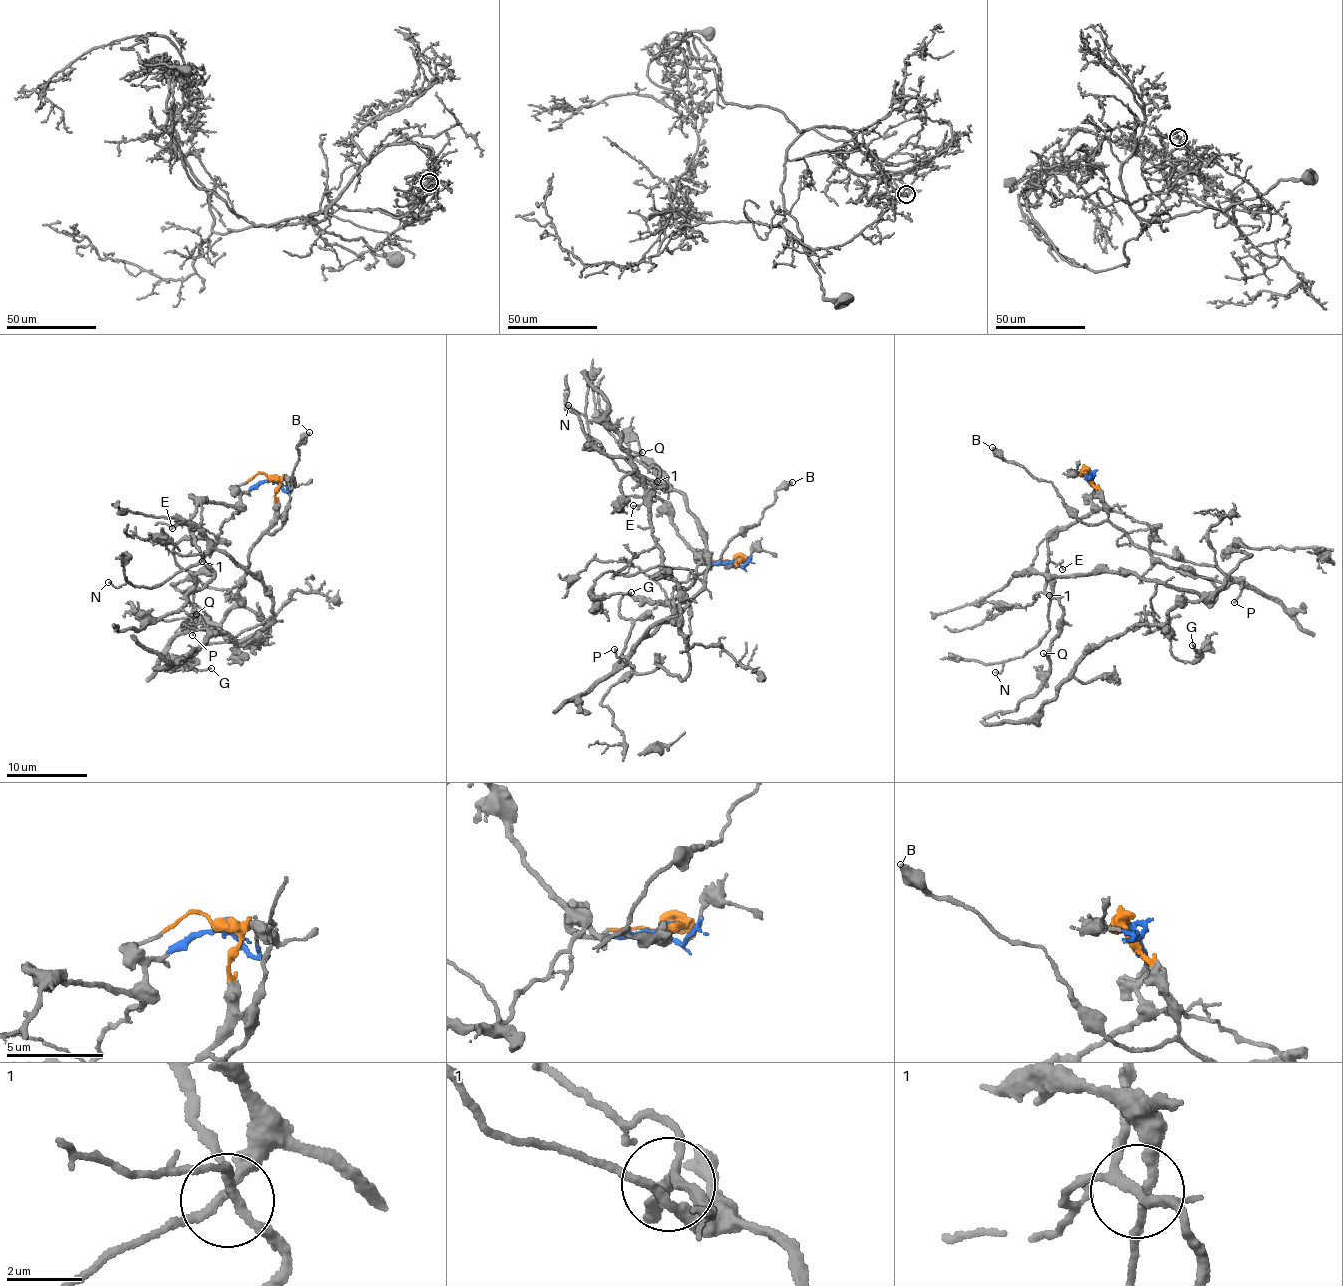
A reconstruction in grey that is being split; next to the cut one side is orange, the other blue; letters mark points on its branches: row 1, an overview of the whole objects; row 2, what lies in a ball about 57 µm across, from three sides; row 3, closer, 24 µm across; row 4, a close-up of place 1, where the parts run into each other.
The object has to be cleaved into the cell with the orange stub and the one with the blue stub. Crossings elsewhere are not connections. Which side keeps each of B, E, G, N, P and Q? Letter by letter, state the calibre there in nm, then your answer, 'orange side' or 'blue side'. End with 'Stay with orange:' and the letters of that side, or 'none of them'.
B: 420 nm | orange side
E: 90 nm | blue side
G: 140 nm | orange side
N: 130 nm | orange side
P: 150 nm | orange side
Q: 100 nm | blue side
Stay with orange: B, G, N, P

